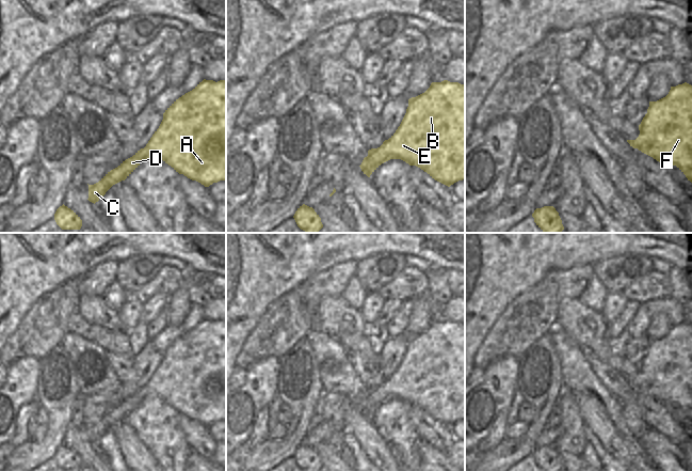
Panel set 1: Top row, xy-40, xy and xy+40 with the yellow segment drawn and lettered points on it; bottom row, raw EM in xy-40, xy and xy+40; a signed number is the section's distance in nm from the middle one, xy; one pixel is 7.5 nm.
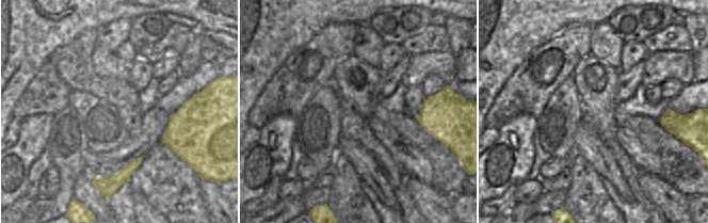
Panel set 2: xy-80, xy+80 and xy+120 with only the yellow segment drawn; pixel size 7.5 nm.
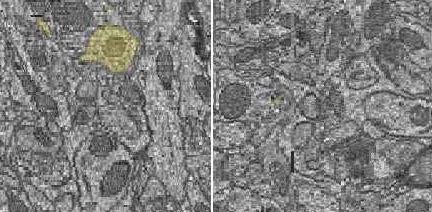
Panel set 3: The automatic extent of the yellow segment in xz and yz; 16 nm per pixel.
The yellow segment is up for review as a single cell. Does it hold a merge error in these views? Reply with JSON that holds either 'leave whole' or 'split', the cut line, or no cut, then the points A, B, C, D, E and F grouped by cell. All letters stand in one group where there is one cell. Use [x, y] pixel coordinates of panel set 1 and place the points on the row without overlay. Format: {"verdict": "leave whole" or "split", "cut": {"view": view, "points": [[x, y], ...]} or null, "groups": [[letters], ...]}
{"verdict": "split", "cut": {"view": "xy", "points": [[381, 385], [393, 397]]}, "groups": [["A", "B", "E", "F"], ["C", "D"]]}

